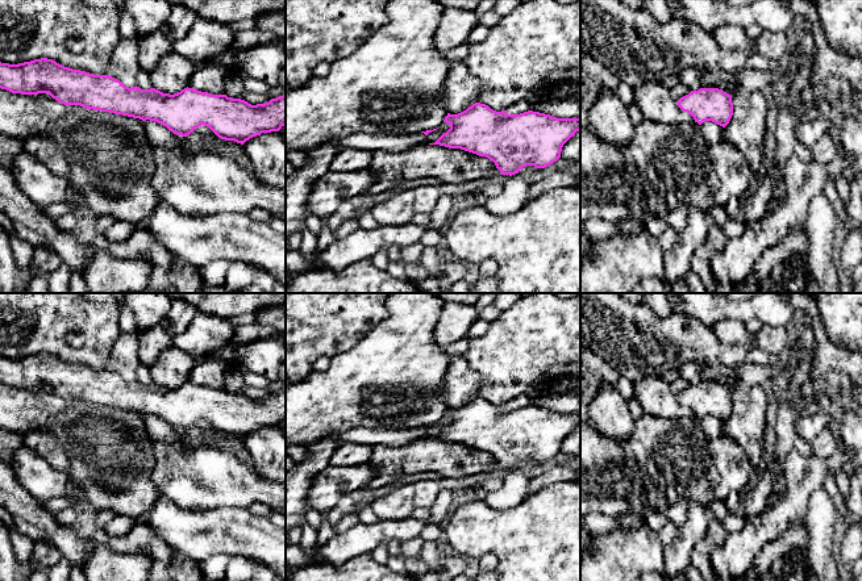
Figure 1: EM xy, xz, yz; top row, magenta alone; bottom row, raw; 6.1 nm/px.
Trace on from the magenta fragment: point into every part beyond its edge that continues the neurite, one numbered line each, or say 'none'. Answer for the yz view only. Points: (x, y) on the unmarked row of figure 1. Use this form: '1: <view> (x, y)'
none

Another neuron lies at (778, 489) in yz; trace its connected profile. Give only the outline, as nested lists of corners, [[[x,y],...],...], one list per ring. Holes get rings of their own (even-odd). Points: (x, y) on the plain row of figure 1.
[[[782,469],[778,473],[778,477],[773,485],[771,492],[769,493],[766,506],[769,507],[776,503],[780,500],[780,497],[784,494],[784,492],[786,492],[786,481],[784,481],[783,469]]]

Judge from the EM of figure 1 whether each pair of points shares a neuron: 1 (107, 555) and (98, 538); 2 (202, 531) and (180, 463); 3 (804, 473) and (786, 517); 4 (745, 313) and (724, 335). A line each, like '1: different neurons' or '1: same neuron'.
1: different neurons
2: different neurons
3: same neuron
4: different neurons

